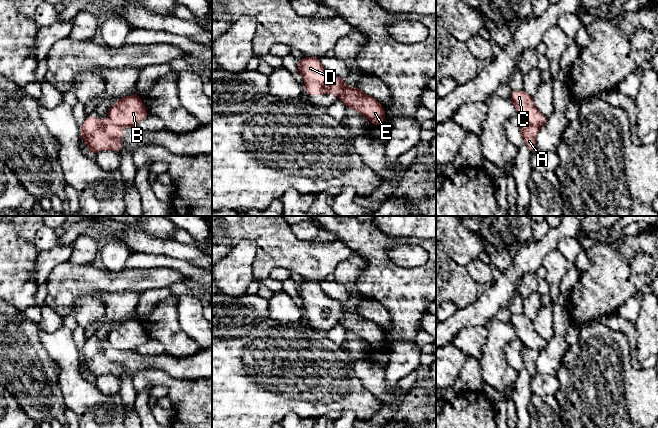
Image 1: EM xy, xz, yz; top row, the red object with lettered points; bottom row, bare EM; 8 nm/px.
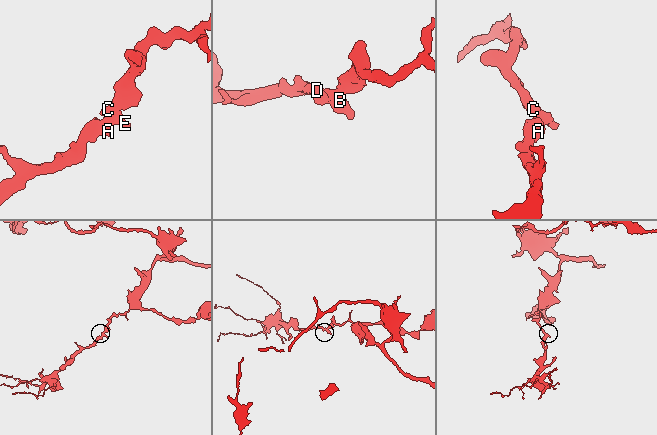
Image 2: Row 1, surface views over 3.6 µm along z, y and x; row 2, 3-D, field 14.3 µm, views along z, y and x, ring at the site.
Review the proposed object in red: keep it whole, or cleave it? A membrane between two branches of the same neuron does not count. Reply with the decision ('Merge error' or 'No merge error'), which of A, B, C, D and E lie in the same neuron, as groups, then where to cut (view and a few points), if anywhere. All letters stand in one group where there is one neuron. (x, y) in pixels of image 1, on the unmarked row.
Merge error. Groups: A D / B C E. Split along yz (524, 345), (536, 348), (539, 351)

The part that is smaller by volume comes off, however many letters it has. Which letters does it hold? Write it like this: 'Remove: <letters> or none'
Remove: A, D

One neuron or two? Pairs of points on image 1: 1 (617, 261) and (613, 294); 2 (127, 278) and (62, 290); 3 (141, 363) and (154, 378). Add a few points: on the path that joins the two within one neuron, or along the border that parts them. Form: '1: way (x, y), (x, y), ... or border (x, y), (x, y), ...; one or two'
1: way (613, 269), (613, 286); one
2: way (111, 282), (78, 282); one
3: border (168, 374), (160, 370), (143, 368), (131, 375); two

